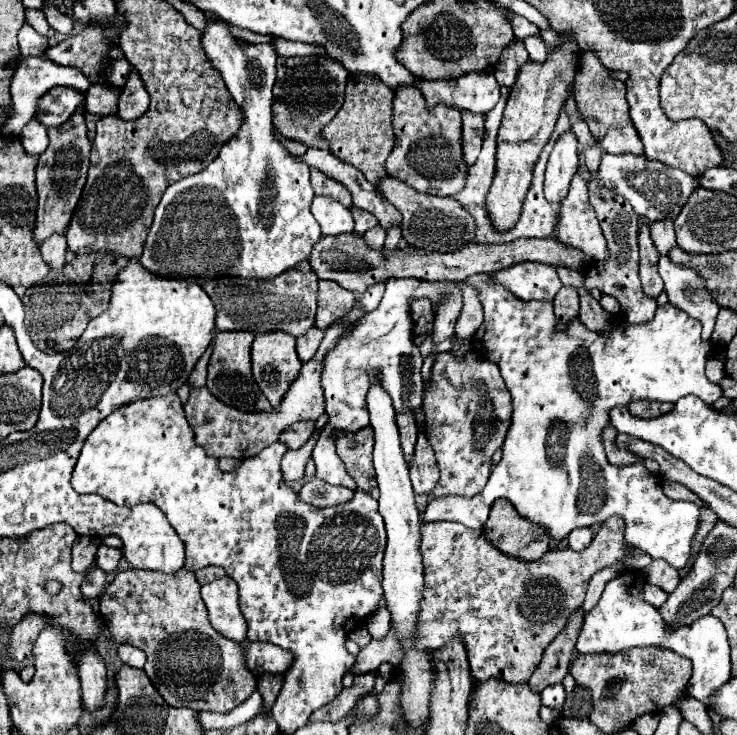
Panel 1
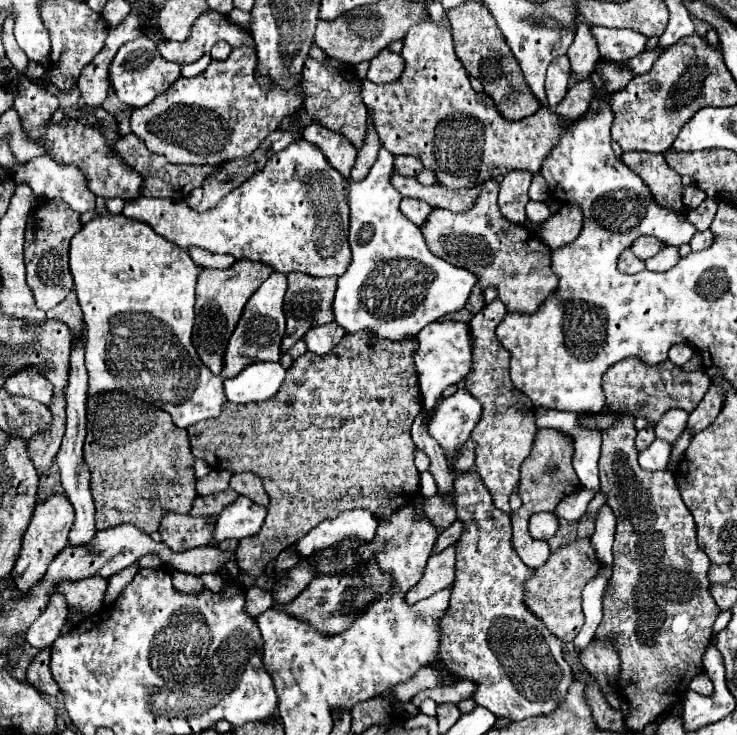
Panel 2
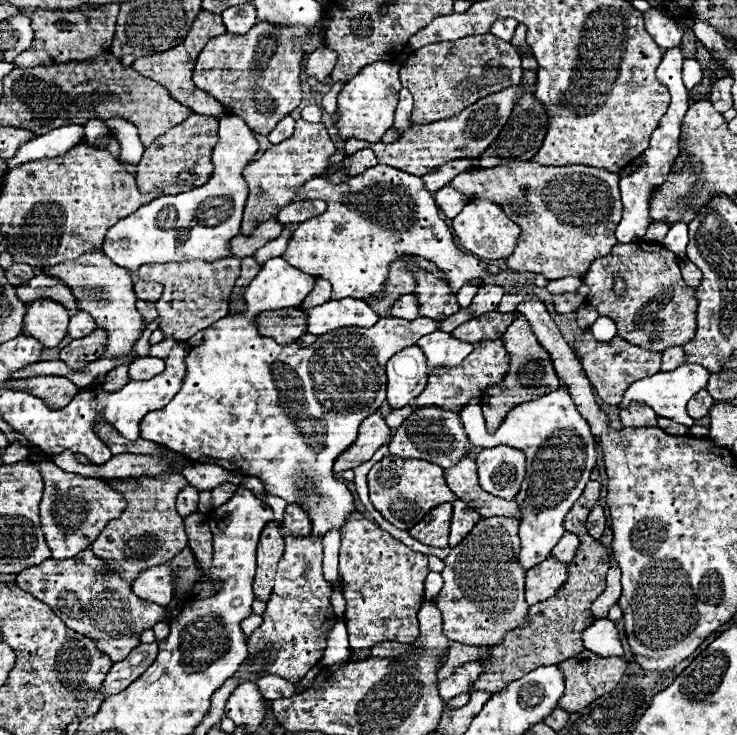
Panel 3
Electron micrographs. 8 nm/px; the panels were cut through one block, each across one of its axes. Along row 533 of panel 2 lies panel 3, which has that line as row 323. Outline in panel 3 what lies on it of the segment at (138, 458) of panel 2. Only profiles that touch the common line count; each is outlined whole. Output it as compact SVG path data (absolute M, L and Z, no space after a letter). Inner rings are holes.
M136 300L136 308L142 314L142 318L144 318L146 324L150 324L150 322L154 322L158 318L156 304L152 304L152 302L140 302L140 300Z

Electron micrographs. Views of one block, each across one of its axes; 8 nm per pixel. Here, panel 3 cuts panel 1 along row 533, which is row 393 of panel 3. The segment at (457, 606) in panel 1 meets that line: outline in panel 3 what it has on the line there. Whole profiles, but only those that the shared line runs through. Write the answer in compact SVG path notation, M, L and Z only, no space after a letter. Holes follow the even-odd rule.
M580 330L574 336L576 340L576 352L582 358L584 370L592 382L592 386L596 388L598 396L606 402L606 404L620 404L626 388L640 380L640 378L648 378L656 372L660 372L660 354L652 352L652 350L644 350L640 346L634 346L630 342L626 342L624 338L616 336L612 342L608 344L600 344L596 340L592 340L590 330ZM502 340L480 342L480 344L476 344L474 352L458 368L452 368L452 370L450 368L434 370L432 376L428 378L424 394L420 394L418 398L414 398L412 404L416 404L418 408L422 408L422 406L440 406L444 410L460 412L462 406L468 404L472 398L482 396L488 386L500 382L500 378L504 378L506 370L508 370L508 354L504 350Z

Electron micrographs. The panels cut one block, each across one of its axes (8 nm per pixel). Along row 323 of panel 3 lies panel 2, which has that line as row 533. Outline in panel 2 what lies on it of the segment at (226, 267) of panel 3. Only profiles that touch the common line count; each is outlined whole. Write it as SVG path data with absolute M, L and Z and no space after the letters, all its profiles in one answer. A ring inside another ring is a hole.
M166 514L158 532L172 552L186 552L198 546L208 546L214 540L214 526L214 522L208 522L208 516L192 518L190 514Z

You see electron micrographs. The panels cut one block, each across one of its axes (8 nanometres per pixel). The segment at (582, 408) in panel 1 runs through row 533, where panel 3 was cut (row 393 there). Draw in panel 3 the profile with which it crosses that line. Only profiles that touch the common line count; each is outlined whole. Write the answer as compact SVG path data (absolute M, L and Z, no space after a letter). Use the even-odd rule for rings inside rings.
M682 364L678 366L676 370L670 370L670 372L658 372L654 376L648 376L644 380L638 380L636 384L632 384L622 402L618 404L618 408L624 410L624 406L630 406L632 402L644 402L648 406L652 406L652 410L660 416L660 418L668 418L668 420L674 420L678 424L684 424L684 426L694 426L696 422L686 414L686 404L688 400L692 398L692 394L704 390L704 386L708 384L708 378L710 378L710 372L700 366L700 364ZM558 388L546 396L516 406L516 410L508 412L504 424L492 434L486 430L478 398L462 406L460 418L470 444L478 448L508 444L526 454L526 478L520 492L516 494L516 502L522 512L520 562L526 570L530 570L536 564L544 562L544 558L550 556L552 548L564 536L564 518L574 506L576 498L580 498L580 494L584 492L584 486L596 466L598 452L590 424L582 414L578 414L568 388Z

